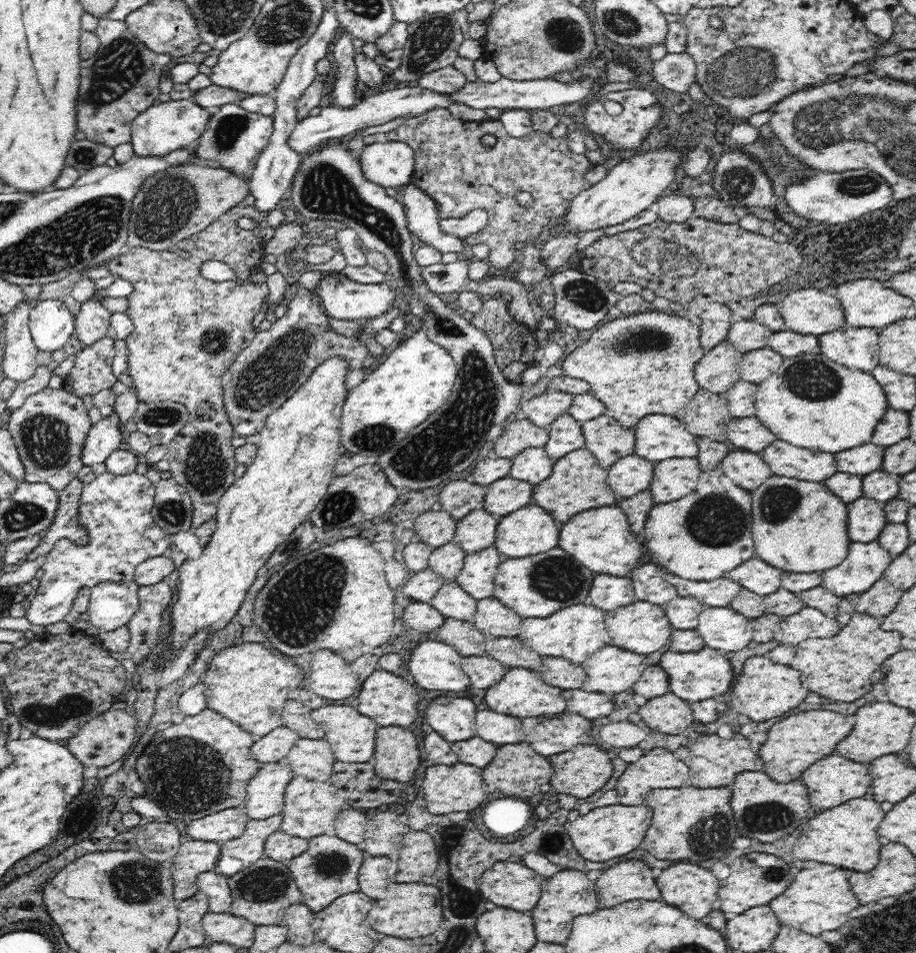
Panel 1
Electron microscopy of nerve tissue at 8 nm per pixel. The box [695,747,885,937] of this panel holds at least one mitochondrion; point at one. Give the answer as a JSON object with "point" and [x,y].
{"point":[770,817]}

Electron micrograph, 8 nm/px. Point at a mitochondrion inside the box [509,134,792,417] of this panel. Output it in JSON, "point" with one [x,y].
{"point":[642,253]}

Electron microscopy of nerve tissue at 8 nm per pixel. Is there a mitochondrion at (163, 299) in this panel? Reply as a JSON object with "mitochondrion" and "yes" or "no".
{"mitochondrion":"no"}

